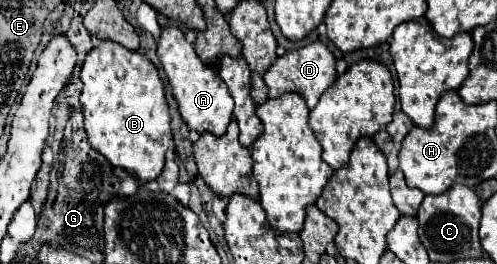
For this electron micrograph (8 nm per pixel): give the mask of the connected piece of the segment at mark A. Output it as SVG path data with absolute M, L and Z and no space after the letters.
M165 27L161 31L157 55L173 87L173 95L179 103L179 113L185 119L187 127L195 129L197 133L211 131L213 135L221 135L231 121L233 99L227 91L227 85L219 79L217 69L199 59L195 47L185 39L185 33L179 27Z

